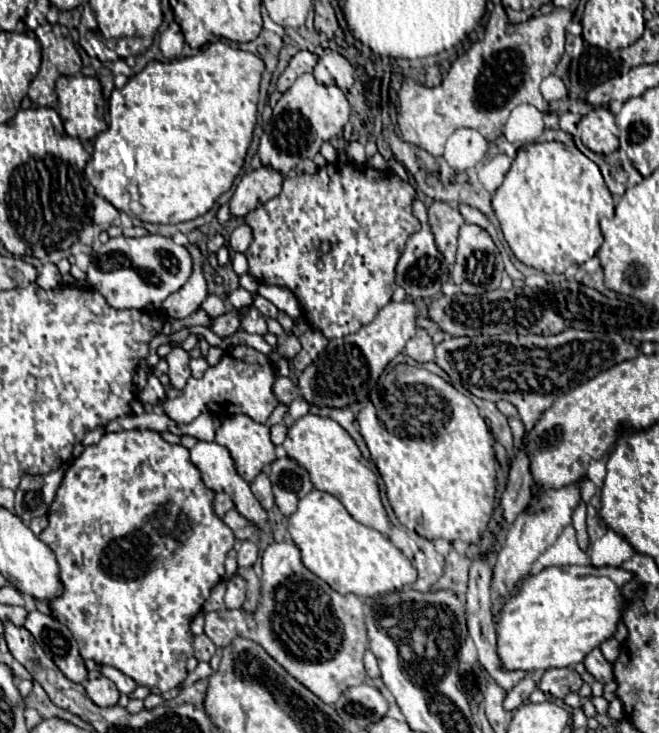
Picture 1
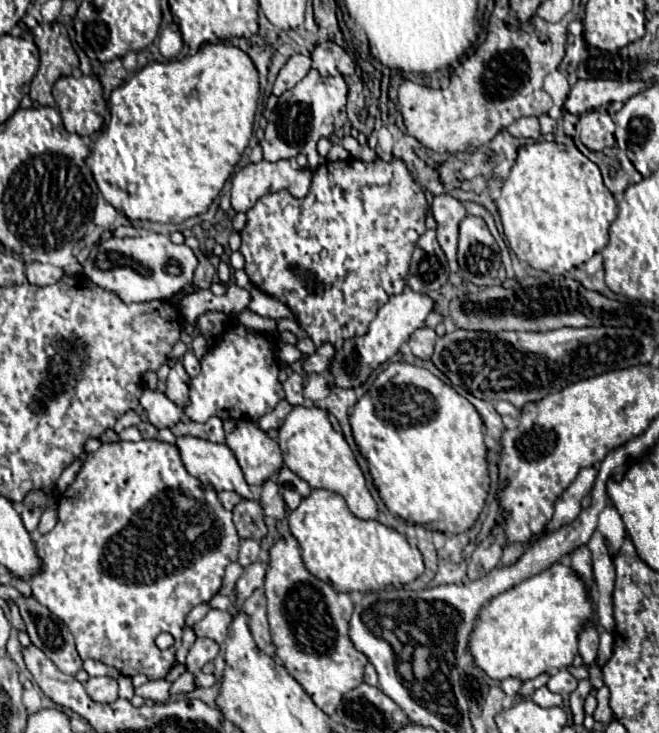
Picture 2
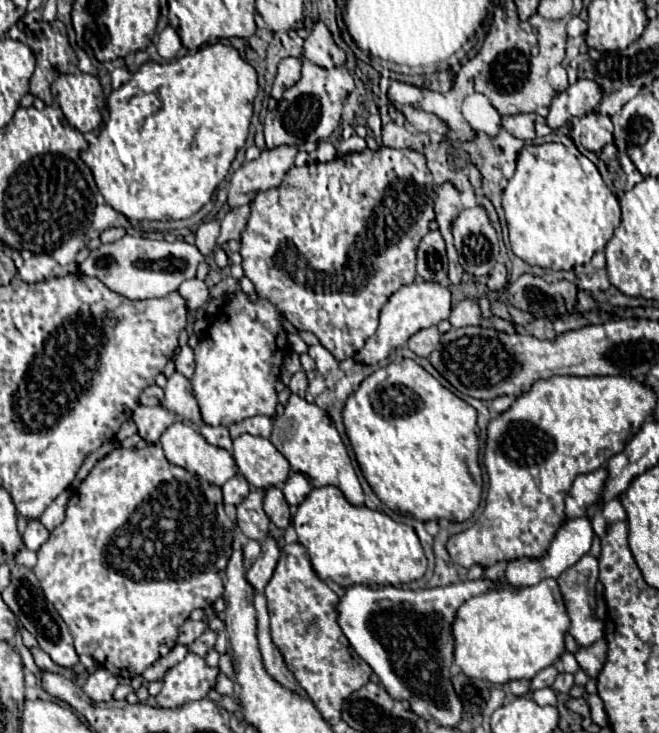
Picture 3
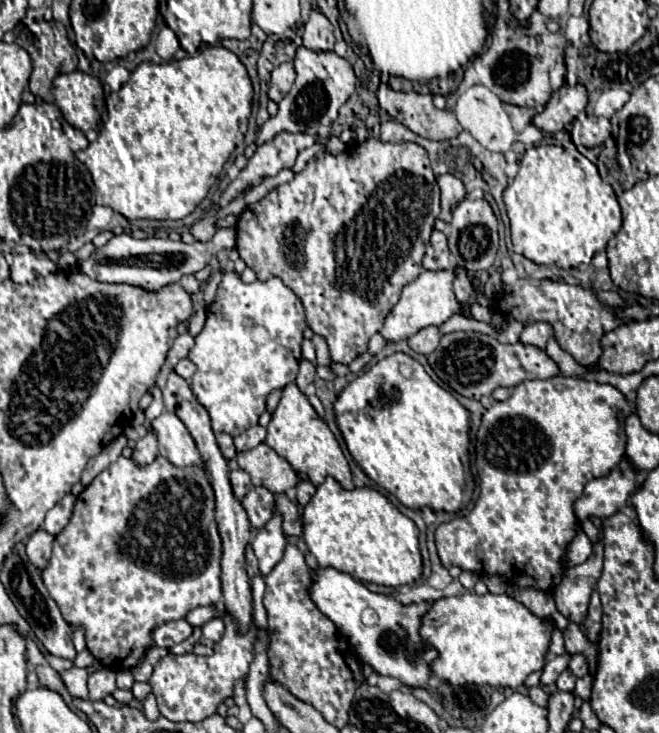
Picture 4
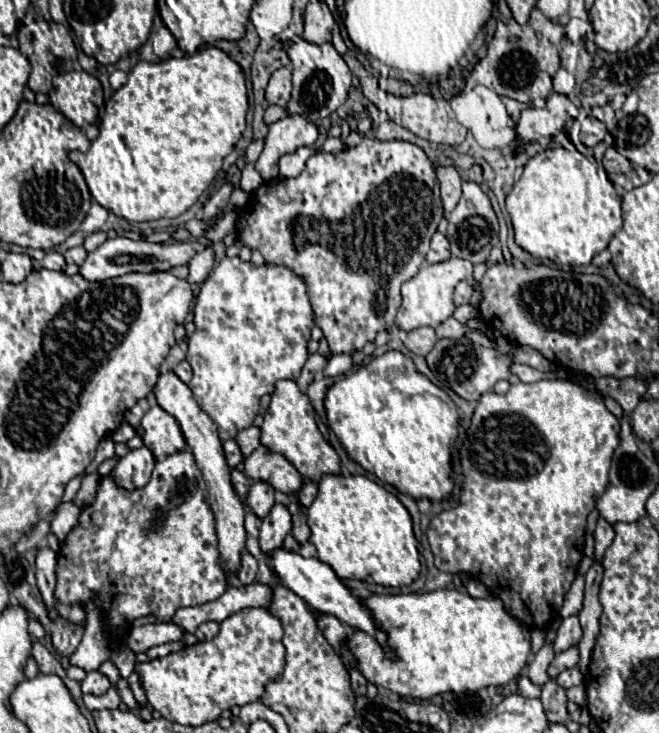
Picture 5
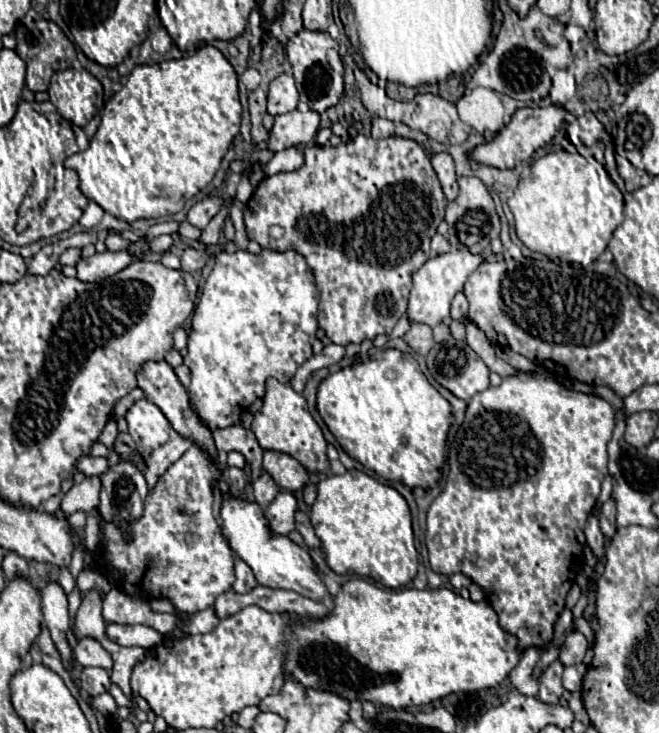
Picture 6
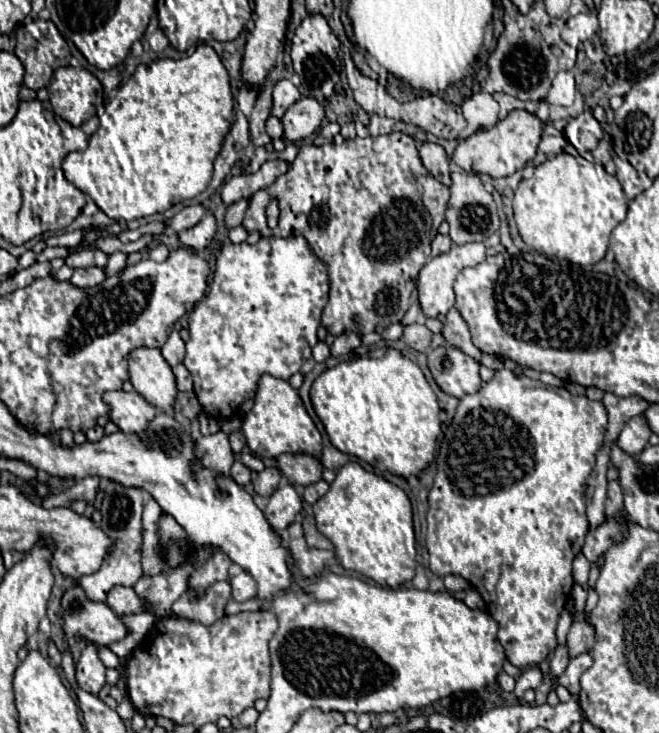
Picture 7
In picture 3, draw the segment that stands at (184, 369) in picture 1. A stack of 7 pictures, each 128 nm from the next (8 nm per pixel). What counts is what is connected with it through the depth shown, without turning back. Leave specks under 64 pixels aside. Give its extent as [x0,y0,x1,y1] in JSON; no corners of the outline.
[162,372,200,420]

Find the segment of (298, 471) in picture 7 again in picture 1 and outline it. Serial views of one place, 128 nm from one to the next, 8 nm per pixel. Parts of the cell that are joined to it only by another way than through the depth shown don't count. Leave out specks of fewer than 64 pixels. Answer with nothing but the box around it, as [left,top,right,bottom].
[216,416,276,482]

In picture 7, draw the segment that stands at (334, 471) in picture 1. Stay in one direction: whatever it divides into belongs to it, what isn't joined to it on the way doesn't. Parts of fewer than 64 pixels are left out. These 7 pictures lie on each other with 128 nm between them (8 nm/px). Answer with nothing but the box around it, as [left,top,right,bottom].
[242,376,322,458]

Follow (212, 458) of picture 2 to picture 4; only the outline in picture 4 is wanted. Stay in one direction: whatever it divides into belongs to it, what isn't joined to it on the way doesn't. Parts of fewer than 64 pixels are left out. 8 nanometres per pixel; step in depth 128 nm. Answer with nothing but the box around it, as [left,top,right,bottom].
[152,412,202,466]

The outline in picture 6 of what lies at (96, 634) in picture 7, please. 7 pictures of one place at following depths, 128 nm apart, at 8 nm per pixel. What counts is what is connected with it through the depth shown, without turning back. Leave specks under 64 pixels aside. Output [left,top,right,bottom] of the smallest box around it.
[106,624,162,648]

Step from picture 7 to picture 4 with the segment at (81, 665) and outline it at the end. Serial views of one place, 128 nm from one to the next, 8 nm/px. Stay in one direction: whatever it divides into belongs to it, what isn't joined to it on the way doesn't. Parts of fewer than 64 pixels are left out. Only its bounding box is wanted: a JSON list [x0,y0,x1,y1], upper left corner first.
[88,668,116,700]

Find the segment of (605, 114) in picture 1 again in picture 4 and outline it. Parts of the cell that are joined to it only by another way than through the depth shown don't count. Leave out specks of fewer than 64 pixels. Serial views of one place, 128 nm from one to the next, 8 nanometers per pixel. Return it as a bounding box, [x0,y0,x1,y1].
[570,117,611,148]

